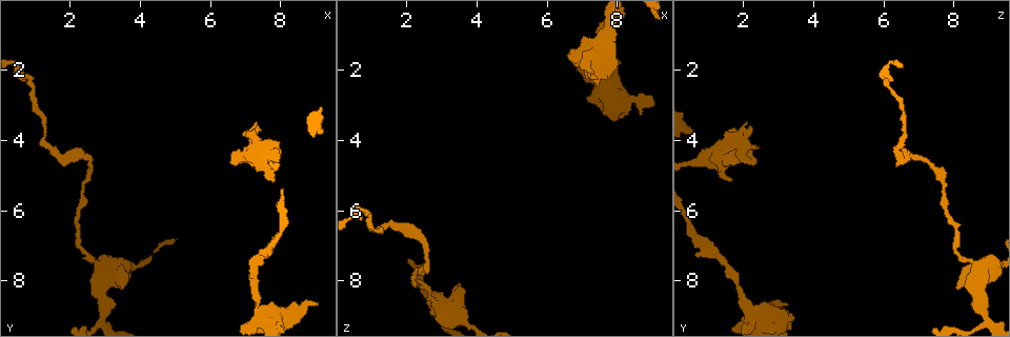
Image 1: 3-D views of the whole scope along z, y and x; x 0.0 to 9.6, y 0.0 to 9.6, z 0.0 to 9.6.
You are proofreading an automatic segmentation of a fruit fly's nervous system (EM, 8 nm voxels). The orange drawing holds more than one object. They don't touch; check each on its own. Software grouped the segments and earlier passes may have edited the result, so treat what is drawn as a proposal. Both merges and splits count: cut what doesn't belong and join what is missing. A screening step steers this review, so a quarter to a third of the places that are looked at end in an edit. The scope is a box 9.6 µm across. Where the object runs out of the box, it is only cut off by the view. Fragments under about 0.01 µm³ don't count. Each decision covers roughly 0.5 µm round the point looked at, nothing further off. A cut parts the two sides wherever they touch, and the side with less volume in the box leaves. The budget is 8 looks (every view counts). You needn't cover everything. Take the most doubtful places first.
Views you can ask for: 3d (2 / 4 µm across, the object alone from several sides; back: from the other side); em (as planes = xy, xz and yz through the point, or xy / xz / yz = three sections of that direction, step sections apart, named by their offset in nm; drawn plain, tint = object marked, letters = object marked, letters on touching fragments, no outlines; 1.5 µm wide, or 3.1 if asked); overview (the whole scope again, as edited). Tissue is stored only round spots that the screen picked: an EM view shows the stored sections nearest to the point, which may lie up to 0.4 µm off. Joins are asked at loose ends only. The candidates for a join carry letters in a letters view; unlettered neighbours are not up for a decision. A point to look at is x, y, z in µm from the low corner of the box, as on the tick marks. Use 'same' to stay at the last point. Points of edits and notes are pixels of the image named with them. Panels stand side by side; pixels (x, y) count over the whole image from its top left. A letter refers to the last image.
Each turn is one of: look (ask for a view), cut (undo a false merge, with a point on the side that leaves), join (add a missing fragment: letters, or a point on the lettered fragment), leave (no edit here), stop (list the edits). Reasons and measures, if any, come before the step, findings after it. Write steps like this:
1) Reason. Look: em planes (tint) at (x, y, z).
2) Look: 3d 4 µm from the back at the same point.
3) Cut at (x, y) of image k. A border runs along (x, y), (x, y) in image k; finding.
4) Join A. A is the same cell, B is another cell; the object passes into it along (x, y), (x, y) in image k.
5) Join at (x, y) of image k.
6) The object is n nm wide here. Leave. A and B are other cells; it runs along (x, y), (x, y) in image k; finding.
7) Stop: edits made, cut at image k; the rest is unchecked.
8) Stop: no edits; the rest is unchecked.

Free end. Look: 3d 4 µm at (9.05, 8.70, 3.00).

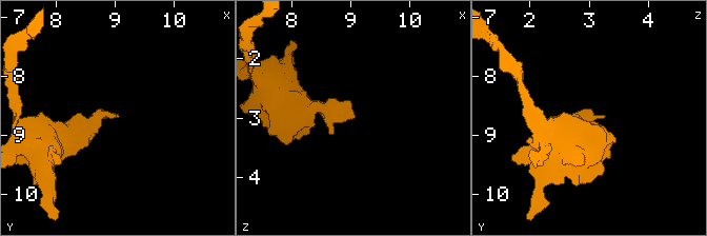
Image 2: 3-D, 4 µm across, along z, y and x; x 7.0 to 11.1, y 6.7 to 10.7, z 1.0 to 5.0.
Look: em planes (letters) at (9.05, 8.75, 3.00).

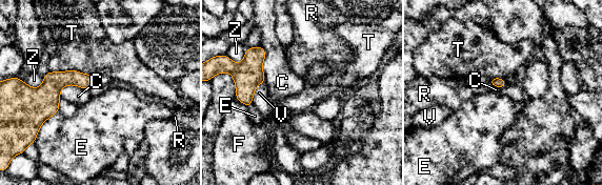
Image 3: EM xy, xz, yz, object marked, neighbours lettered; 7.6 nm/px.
The longest contact is with T, 380 nm. Leave. C, E, F, R, T, V and Z are other cells; it runs along (94, 79), (64, 79), (46, 115) in image 3; no lettered fragment goes on from it.

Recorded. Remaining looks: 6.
Branch stops here. Look: 3d 4 µm at (3.50, 8.20, 8.10).

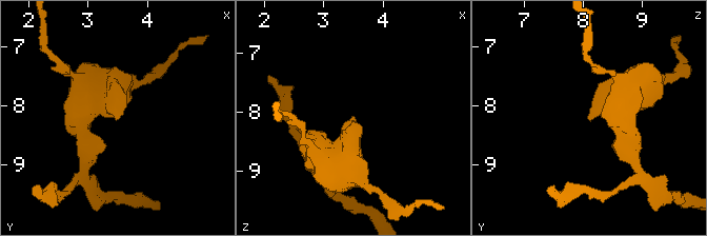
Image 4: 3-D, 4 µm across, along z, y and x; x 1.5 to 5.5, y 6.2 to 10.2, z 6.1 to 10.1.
Need the tissue. Look: em planes (letters) at (3.45, 8.25, 8.10).

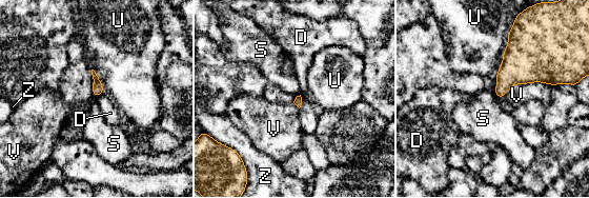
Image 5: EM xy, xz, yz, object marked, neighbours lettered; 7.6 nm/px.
Leave. D, S, U, V and Z are other cells; a border runs along (300, 94), (297, 96) in image 5; none of them fits.

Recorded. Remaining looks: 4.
An open end. Look: em planes (letters) at (7.70, 4.20, 2.20).

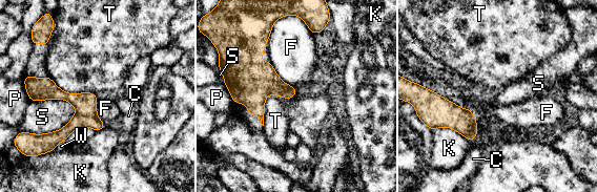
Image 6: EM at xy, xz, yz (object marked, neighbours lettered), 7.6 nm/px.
Leave. C, F, K, P, S, T and W are other cells; a border runs along (296, 91), (268, 94), (263, 125) in image 6; none of them fits.

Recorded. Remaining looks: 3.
Sudden change in width. Look: 3d 4 µm at (1.50, 4.35, 6.35).

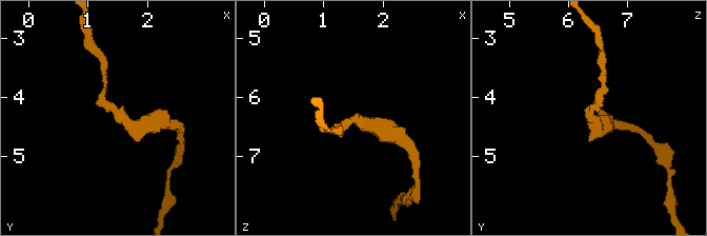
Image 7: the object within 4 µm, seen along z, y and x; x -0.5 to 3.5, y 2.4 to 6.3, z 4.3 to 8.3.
Look: em planes (letters) at (1.50, 4.25, 6.40).

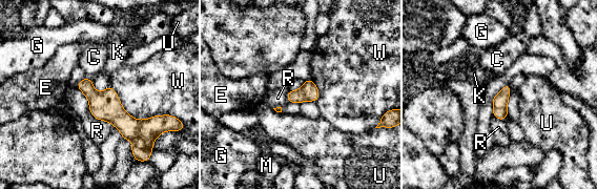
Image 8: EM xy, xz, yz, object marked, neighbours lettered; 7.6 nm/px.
Leave. C, E, G, K, M, R, U and W are other cells; all the same neuron.

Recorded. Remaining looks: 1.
Stop: no edits; the rest is unchecked.

